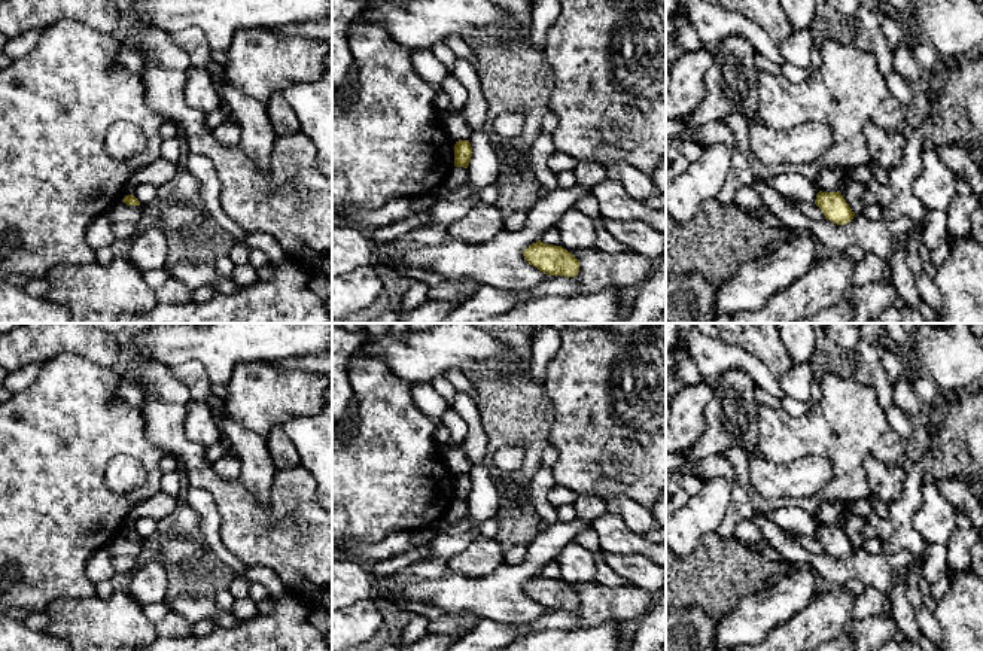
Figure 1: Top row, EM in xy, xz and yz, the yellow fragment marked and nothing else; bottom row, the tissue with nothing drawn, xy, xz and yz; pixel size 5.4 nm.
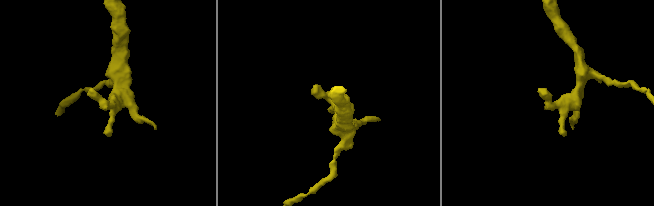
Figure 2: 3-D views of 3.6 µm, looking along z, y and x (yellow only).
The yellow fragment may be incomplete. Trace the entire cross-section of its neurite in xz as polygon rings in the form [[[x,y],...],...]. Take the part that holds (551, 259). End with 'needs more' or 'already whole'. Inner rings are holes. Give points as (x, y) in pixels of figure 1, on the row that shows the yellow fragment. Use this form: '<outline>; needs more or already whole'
[[[539,240],[526,247],[523,256],[548,276],[575,277],[579,273],[579,261],[562,246],[545,244]]]; already whole

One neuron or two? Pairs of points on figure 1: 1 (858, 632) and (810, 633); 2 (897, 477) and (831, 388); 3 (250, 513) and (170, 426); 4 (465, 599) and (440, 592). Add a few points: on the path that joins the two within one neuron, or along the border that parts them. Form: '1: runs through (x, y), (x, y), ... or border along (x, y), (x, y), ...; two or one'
1: runs through (846, 627), (822, 627); one
2: border along (904, 464), (867, 456), (869, 493); two
3: runs through (228, 496), (183, 449); one
4: runs through (459, 593), (446, 593); one

